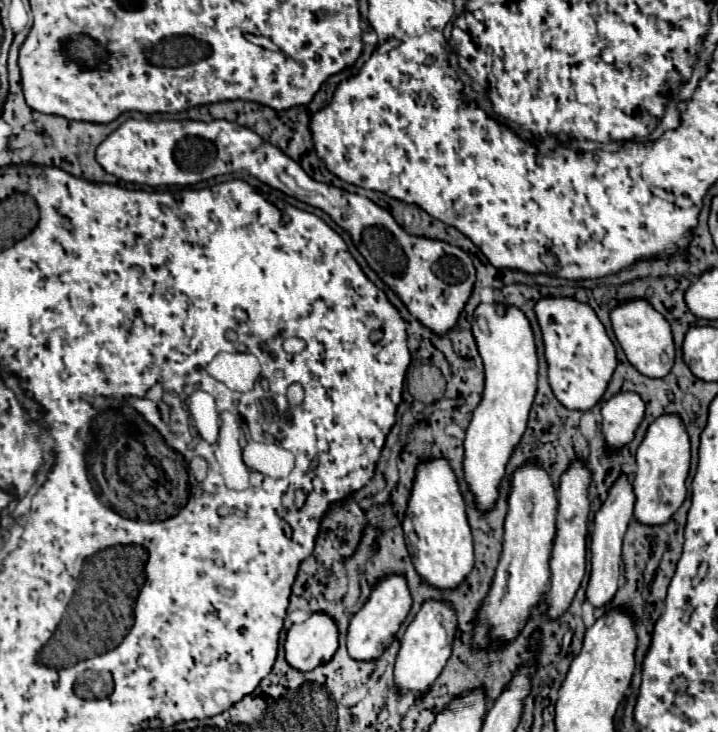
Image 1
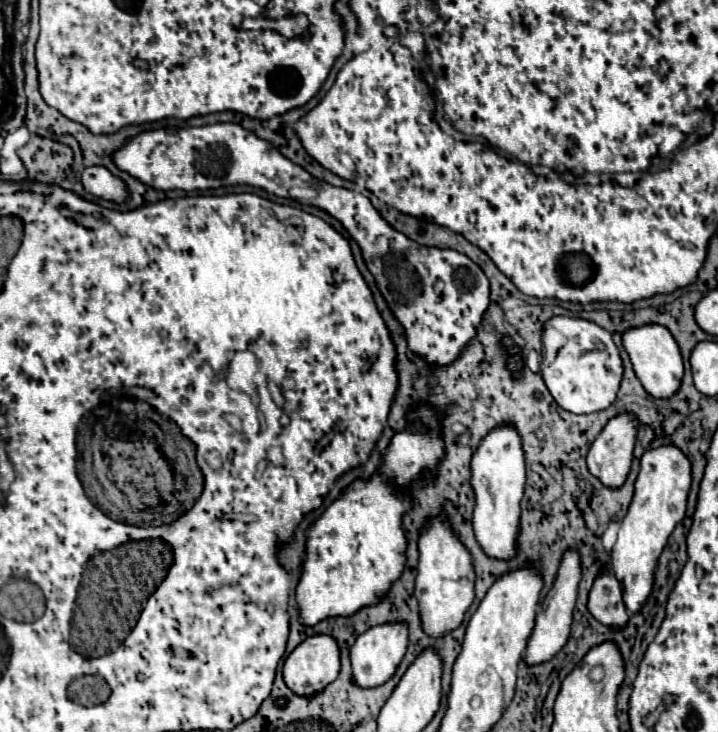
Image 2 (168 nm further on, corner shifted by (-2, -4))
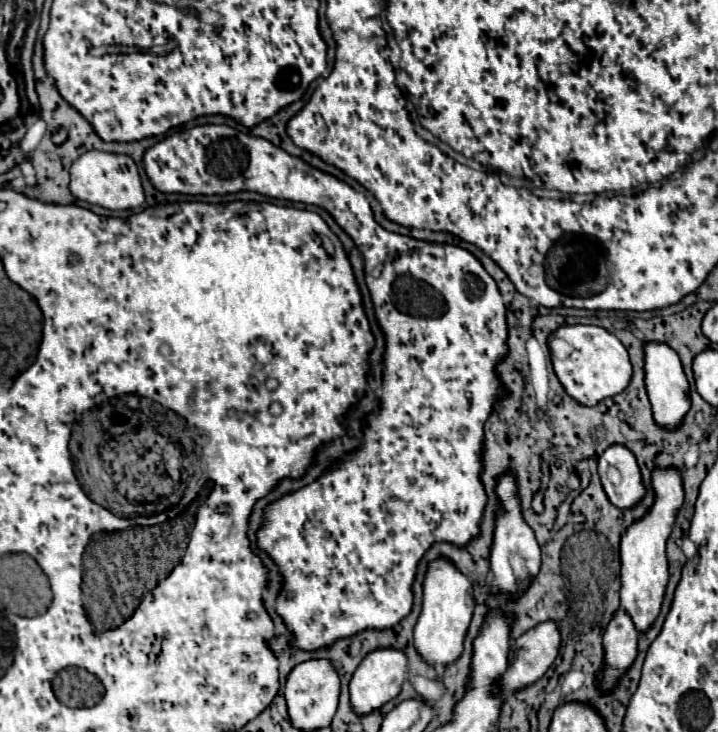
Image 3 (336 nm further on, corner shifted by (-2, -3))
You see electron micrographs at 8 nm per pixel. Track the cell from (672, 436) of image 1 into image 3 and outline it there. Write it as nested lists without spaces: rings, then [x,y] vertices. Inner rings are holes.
[[[655,467],[651,471],[651,487],[655,493],[655,501],[651,511],[631,523],[621,539],[621,607],[633,619],[637,631],[645,631],[661,611],[665,587],[669,581],[667,573],[667,557],[665,557],[665,543],[671,535],[675,517],[683,505],[685,491],[683,491],[683,477],[679,467]]]

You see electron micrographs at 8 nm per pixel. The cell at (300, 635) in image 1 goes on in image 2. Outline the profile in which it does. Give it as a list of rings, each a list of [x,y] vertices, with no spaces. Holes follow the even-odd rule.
[[[311,636],[285,660],[283,680],[297,696],[313,696],[339,676],[339,648],[331,636]]]

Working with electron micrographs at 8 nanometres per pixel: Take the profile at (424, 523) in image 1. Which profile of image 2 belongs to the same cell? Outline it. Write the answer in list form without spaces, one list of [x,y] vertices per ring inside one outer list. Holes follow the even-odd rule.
[[[437,516],[419,536],[419,566],[415,578],[415,596],[419,600],[421,628],[427,636],[441,638],[459,628],[465,612],[475,600],[475,572],[467,548],[455,540],[455,532],[447,524],[447,516]]]

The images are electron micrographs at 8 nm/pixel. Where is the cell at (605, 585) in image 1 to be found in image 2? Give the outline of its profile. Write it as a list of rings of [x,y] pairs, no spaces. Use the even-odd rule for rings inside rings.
[[[609,572],[607,576],[599,576],[599,580],[595,580],[587,606],[593,618],[609,628],[621,630],[629,622],[627,608],[621,600],[621,586],[615,576],[609,576]]]

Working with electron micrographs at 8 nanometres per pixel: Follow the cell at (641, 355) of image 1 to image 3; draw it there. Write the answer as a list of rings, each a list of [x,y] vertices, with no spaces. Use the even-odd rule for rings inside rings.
[[[649,341],[643,345],[645,351],[645,389],[653,407],[653,417],[659,425],[673,429],[681,423],[681,419],[685,417],[685,413],[689,411],[691,403],[689,403],[689,383],[687,377],[683,373],[681,367],[681,359],[677,355],[677,351],[673,347],[669,347],[667,343],[657,343],[657,341]]]

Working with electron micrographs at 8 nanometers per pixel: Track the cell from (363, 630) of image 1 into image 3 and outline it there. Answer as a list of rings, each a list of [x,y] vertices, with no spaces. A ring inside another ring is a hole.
[[[383,647],[383,649],[373,649],[369,651],[359,667],[353,673],[353,679],[349,683],[351,691],[351,705],[357,715],[367,715],[369,711],[385,705],[393,697],[399,695],[401,683],[405,681],[405,669],[407,669],[407,657],[401,649],[397,647]]]

